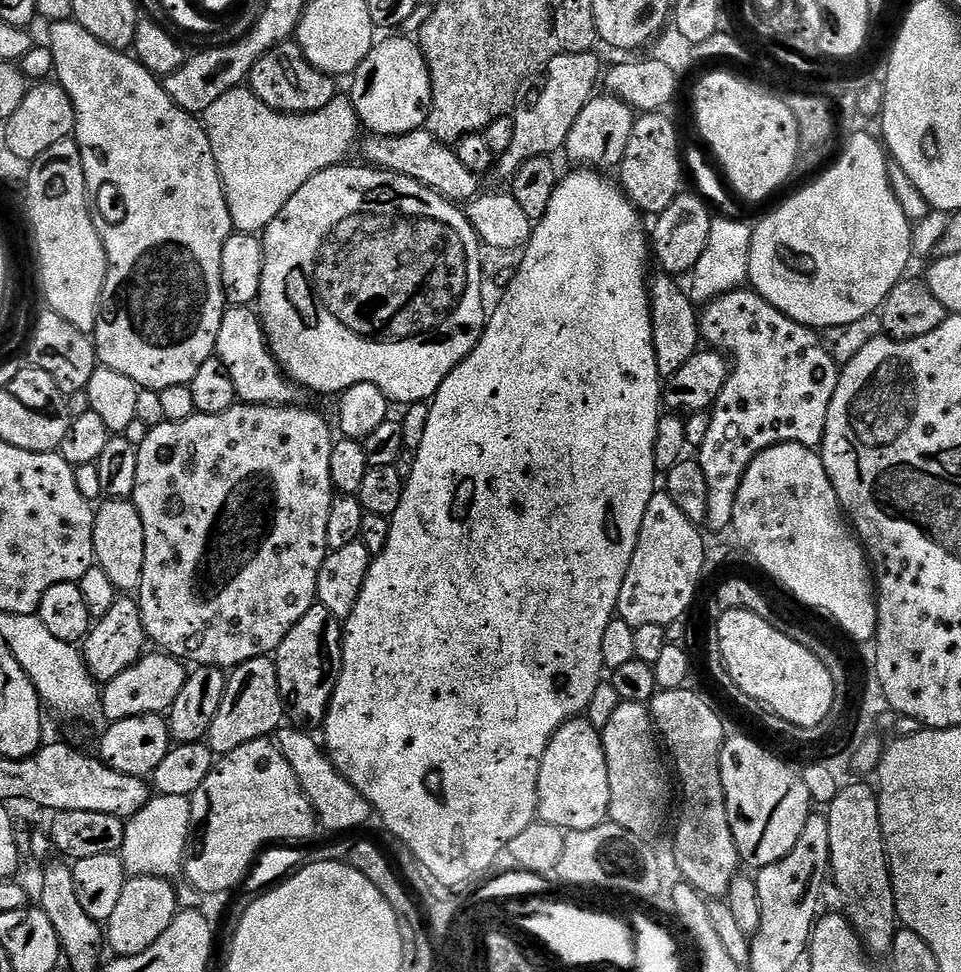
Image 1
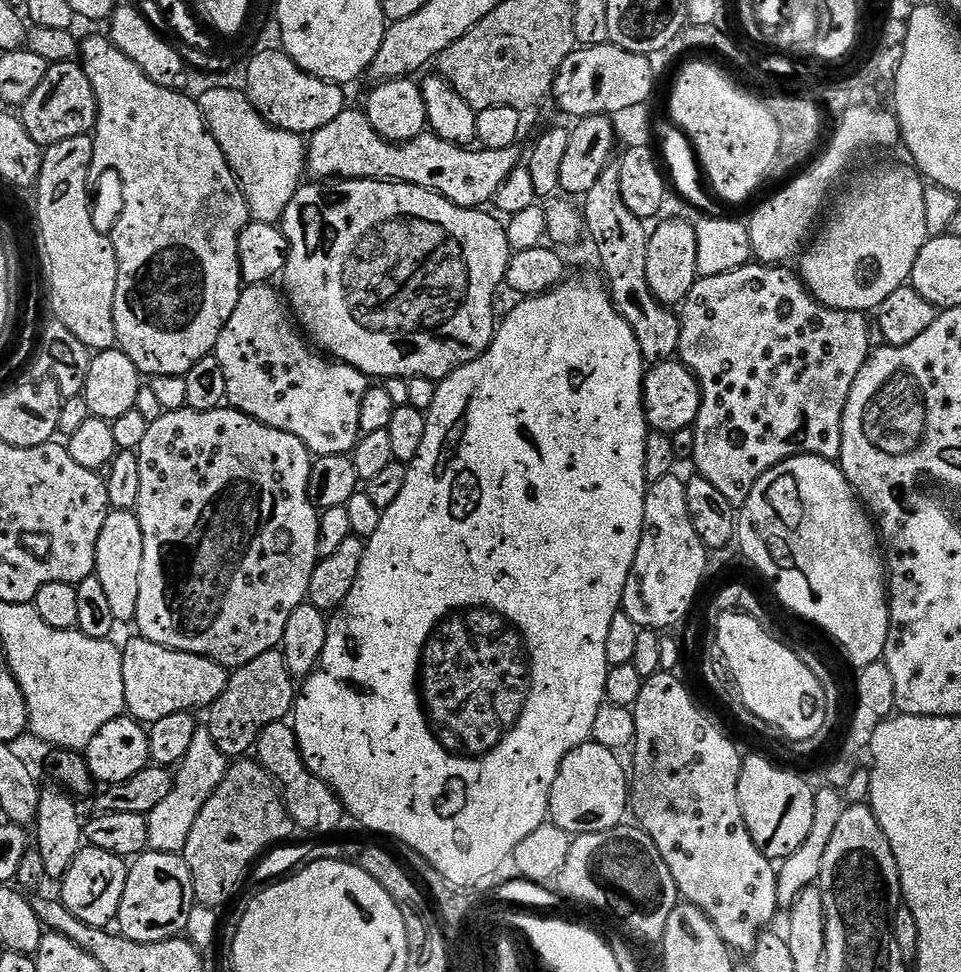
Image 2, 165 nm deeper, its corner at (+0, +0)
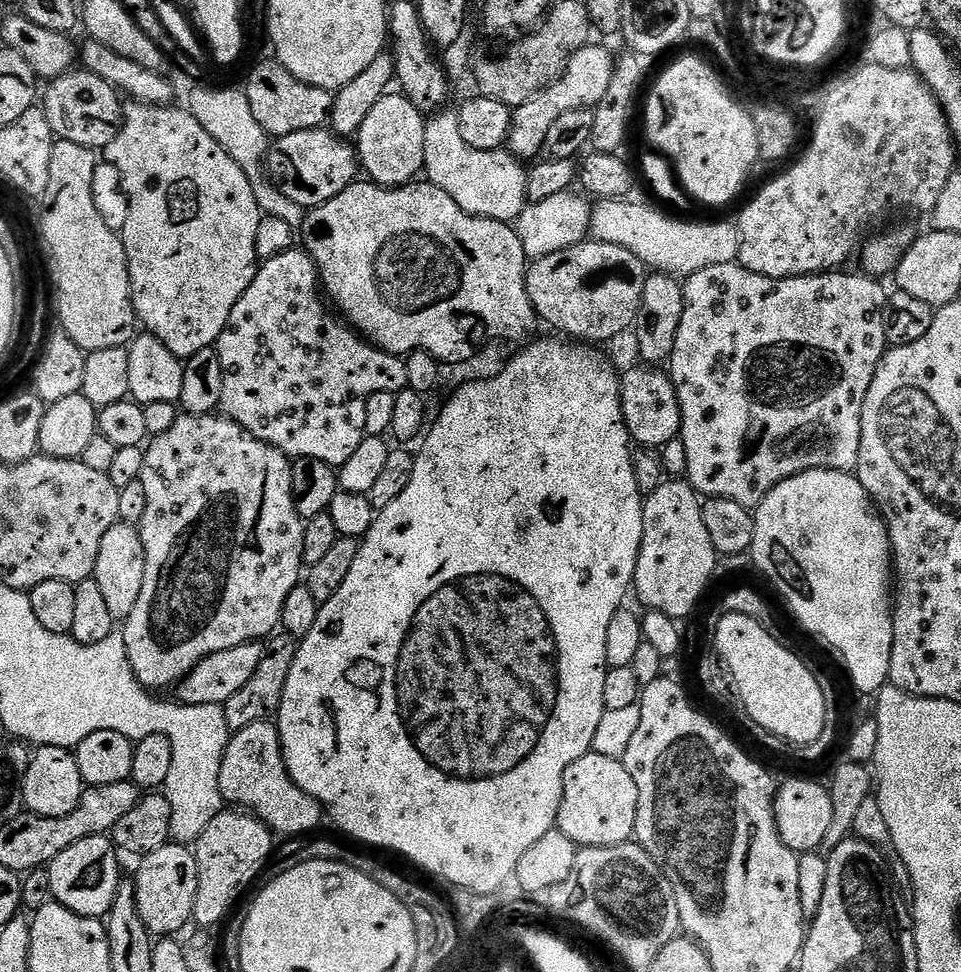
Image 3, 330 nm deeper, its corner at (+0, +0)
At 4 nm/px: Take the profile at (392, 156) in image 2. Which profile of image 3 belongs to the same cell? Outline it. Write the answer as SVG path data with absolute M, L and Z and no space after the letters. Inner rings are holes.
M327 127L315 128L314 130L298 130L298 134L286 134L277 136L271 141L268 155L266 157L266 176L271 183L276 185L276 189L290 202L298 202L305 210L311 210L330 202L342 190L346 190L357 179L358 173L358 153L345 137L337 136L335 132Z

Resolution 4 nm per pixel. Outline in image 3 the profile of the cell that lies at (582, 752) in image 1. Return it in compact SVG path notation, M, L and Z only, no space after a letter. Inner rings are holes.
M587 752L564 775L564 789L557 825L580 848L627 844L633 839L638 814L638 786L630 778L623 759Z

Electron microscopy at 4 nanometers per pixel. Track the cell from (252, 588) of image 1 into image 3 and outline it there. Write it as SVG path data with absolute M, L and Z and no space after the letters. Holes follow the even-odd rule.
M223 414L177 415L174 426L170 426L166 434L158 434L147 441L139 480L146 489L146 514L142 514L142 522L138 525L142 546L146 550L146 578L142 578L142 594L138 594L138 603L134 605L130 618L123 621L122 631L126 654L138 682L149 690L157 690L156 688L168 688L171 684L172 687L179 685L180 681L192 673L194 666L198 666L198 662L202 662L210 654L263 641L263 636L271 637L281 627L282 606L286 606L290 590L301 583L302 573L306 568L302 558L305 521L301 520L292 497L292 460L274 446L254 438L254 434L250 434L245 428L238 426L238 422L229 420Z

